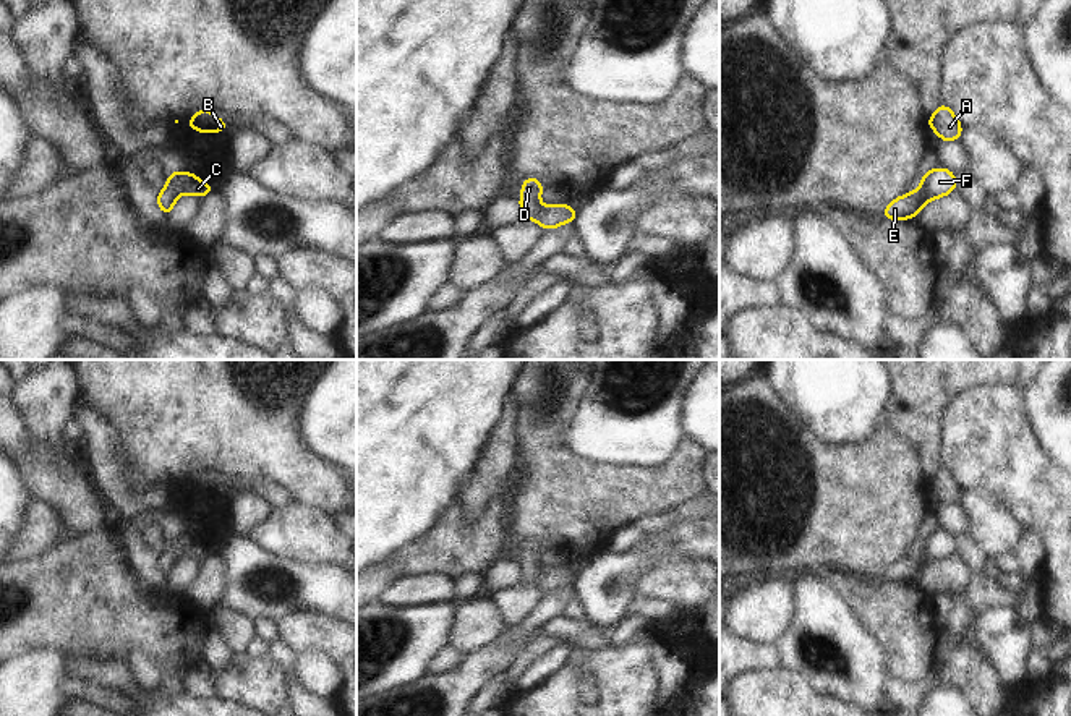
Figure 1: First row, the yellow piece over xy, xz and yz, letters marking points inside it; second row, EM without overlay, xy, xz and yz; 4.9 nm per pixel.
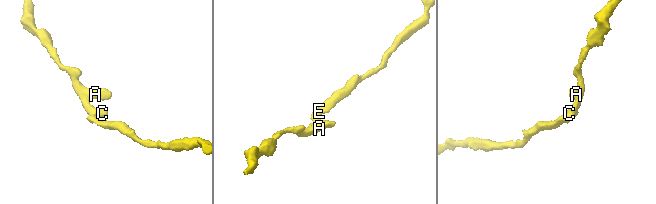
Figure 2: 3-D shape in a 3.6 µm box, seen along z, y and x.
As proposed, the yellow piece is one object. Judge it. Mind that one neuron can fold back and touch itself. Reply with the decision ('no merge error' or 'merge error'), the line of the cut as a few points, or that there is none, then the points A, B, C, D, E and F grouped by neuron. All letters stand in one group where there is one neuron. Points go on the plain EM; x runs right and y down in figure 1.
no merge error | no cut | A B C D E F

